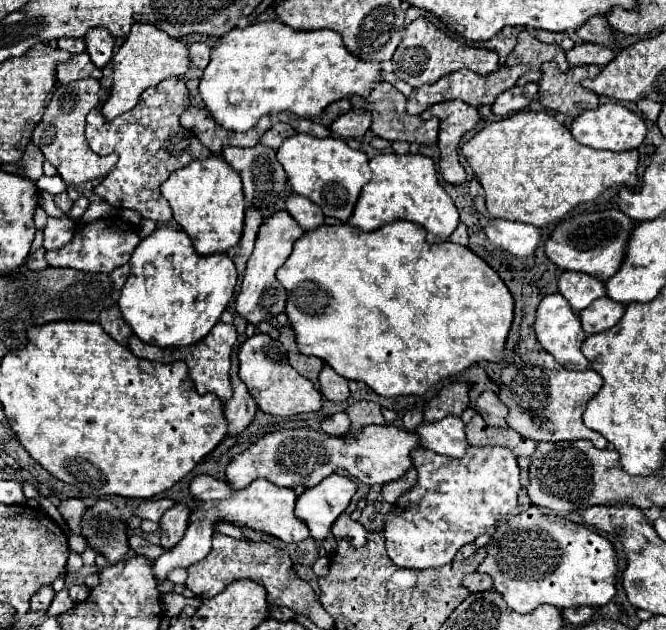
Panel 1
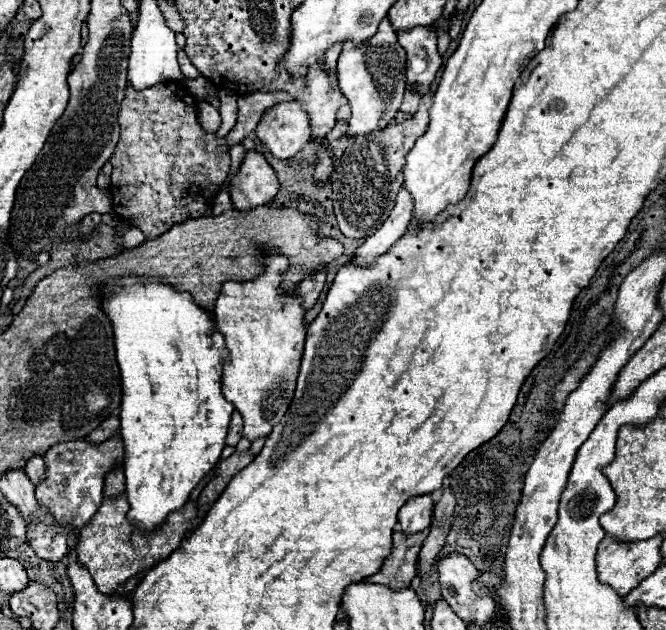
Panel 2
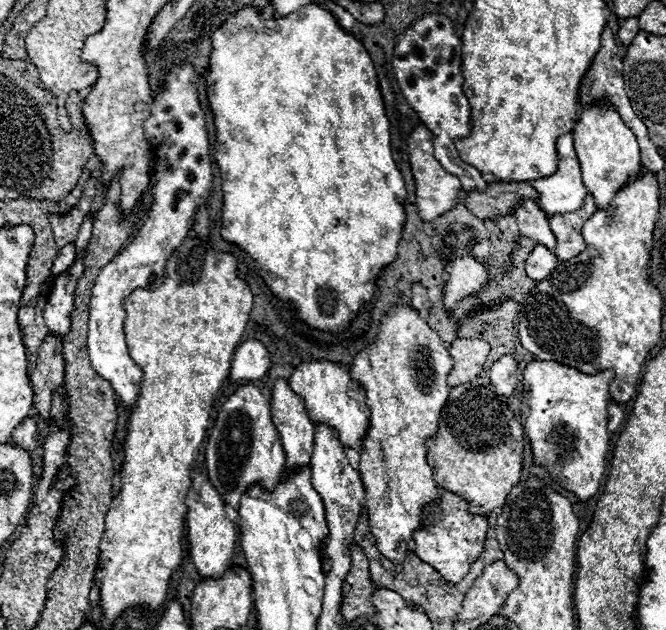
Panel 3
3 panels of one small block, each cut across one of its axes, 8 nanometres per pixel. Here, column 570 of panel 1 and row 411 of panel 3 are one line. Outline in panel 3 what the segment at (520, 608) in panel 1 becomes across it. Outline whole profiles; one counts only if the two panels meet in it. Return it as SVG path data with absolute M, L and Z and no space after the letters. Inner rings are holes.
M532 360L524 372L522 394L528 406L520 406L522 426L532 442L534 462L550 472L550 478L564 490L574 492L580 500L588 500L596 494L608 454L608 386L614 372L604 370L600 374L584 374L572 366L560 362Z

